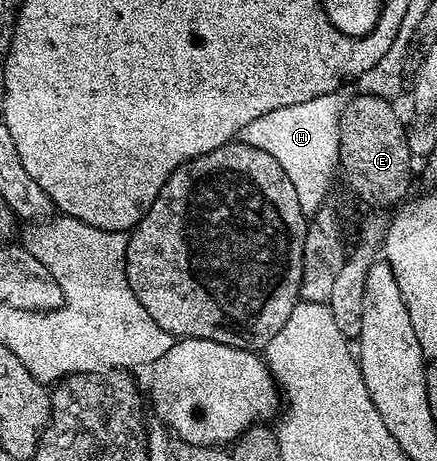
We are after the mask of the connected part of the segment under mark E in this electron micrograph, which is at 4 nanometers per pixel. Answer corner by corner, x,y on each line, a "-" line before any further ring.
357,93
356,98
348,98
344,103
344,114
340,118
340,160
338,170
344,173
348,186
365,202
368,208
392,206
403,203
409,197
408,185
412,182
414,157
408,147
408,133
396,115
393,103
387,98

